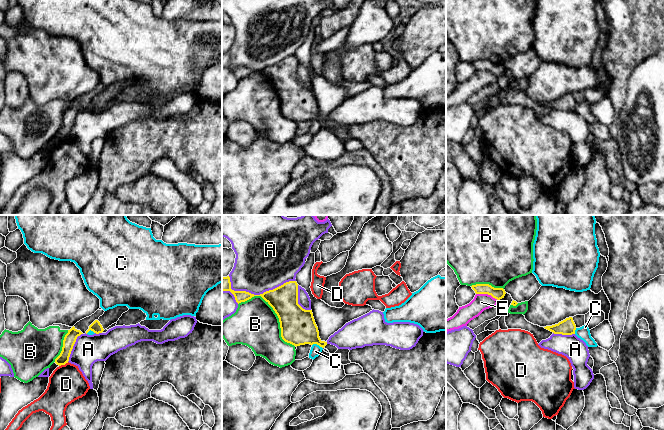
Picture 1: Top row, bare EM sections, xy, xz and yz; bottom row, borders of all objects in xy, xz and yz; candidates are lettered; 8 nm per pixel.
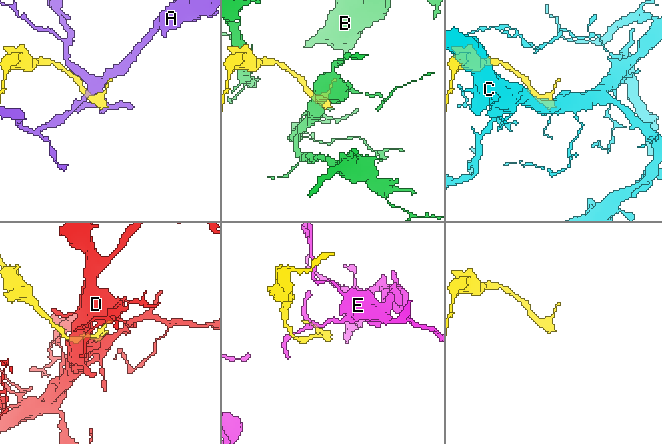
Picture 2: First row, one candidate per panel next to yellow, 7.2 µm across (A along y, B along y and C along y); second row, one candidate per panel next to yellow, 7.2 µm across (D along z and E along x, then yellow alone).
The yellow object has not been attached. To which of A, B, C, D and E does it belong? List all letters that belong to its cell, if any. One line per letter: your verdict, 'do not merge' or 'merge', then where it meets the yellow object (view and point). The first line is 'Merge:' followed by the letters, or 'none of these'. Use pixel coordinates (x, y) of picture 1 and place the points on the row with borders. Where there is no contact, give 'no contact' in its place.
Merge: none of these
A: do not merge; contact xz (257, 295)
B: do not merge; contact xz (275, 312)
C: do not merge; contact xz (317, 344)
D: do not merge; contact xy (63, 364)
E: do not merge; contact yz (487, 293)

